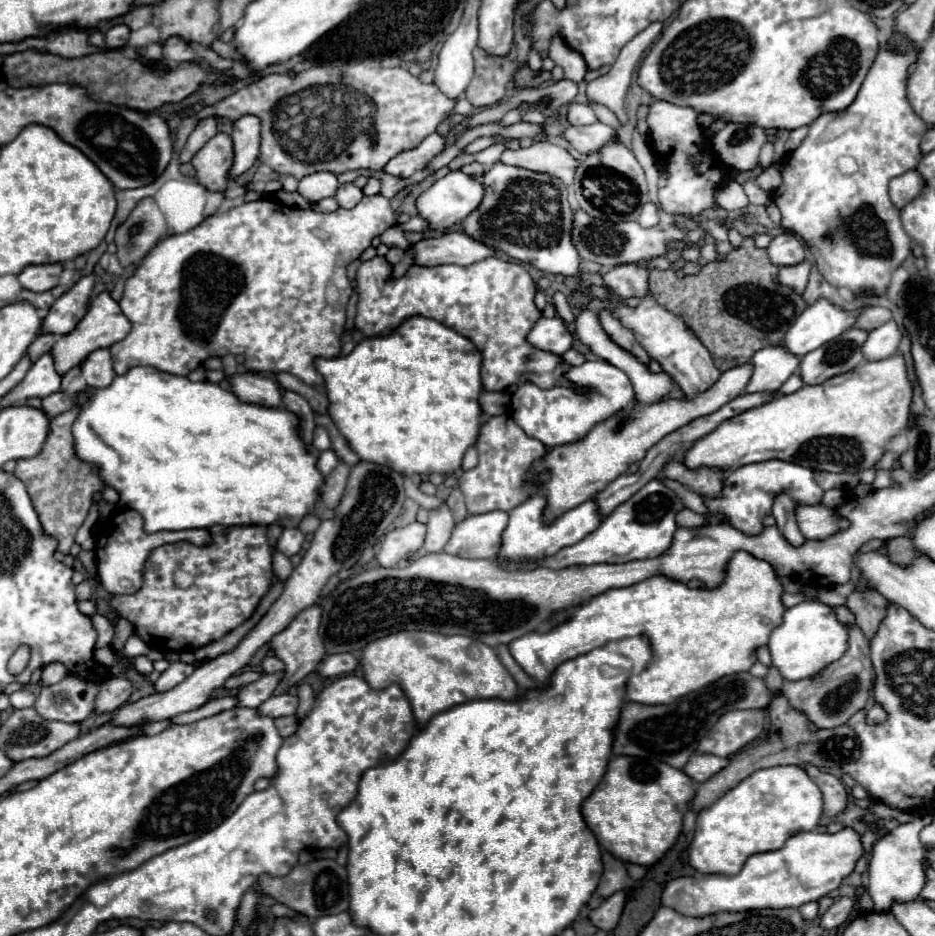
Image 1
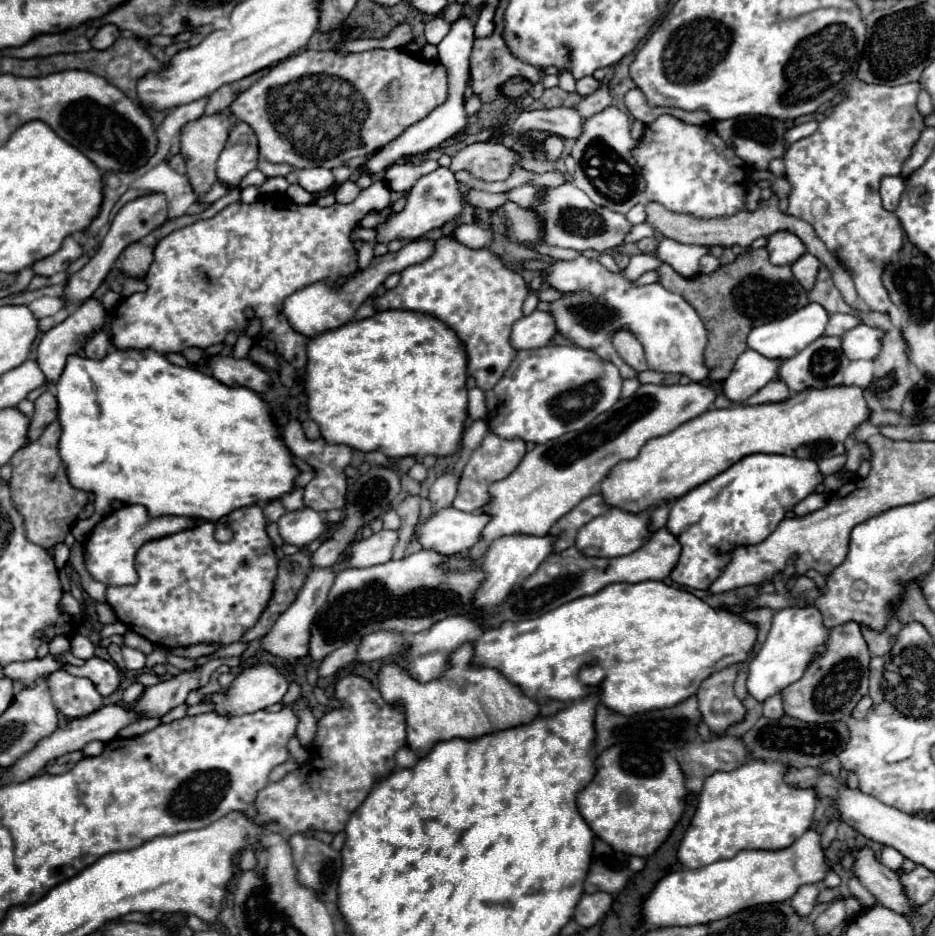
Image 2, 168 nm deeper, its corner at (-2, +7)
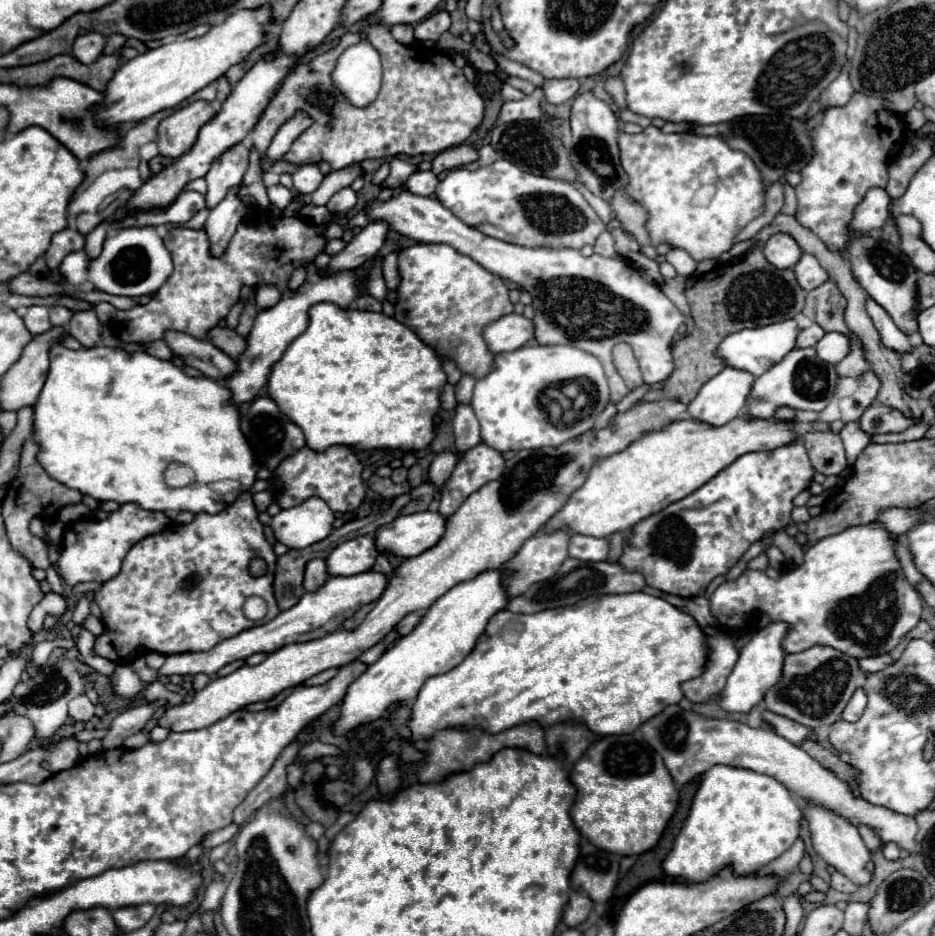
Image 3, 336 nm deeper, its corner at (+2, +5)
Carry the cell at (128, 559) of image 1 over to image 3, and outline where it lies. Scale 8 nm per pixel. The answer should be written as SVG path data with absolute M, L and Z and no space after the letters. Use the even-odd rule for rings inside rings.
M132 503L122 505L118 511L110 513L106 519L74 521L64 531L56 571L68 585L76 585L82 581L106 583L108 579L116 577L116 573L120 573L122 559L132 545L136 545L140 539L144 539L152 533L160 533L168 523L170 523L170 519L166 517L166 513L146 511Z

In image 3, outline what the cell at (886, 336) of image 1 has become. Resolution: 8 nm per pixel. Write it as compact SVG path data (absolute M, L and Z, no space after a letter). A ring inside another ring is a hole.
M826 333L818 343L816 343L816 355L826 361L836 365L838 361L842 361L848 351L850 351L850 341L846 335L842 333Z

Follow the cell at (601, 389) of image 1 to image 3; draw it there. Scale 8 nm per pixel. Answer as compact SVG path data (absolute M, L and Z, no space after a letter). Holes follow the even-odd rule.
M532 345L494 355L492 371L486 377L476 379L470 405L480 421L482 443L500 453L558 447L594 427L596 417L608 405L608 383L604 369L594 355L570 345ZM580 377L588 383L584 387L584 407L576 413L578 417L570 421L562 417L558 421L550 421L550 413L542 405L542 393L552 385L562 385ZM488 421L492 421L492 425L488 425Z

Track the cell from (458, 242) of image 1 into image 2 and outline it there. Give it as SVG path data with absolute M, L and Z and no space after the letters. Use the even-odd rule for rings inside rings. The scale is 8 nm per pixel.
M416 239L416 241L410 241L406 243L400 251L396 253L386 253L382 257L374 257L370 267L364 269L364 271L358 271L352 279L348 279L342 287L338 289L330 289L328 285L324 283L314 283L314 285L308 285L296 293L292 293L286 301L284 301L284 309L282 313L286 315L288 323L292 325L292 329L296 329L298 333L306 335L306 337L316 337L320 333L326 333L326 331L332 331L332 329L338 329L342 325L346 325L348 321L354 319L354 313L356 309L368 299L374 295L374 291L384 283L384 279L390 275L390 273L400 273L402 269L410 267L410 265L418 265L422 261L426 261L428 257L434 255L434 241L430 239Z

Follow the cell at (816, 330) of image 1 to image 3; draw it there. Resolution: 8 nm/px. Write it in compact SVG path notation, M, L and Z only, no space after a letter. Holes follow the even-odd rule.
M794 319L766 325L766 327L758 327L758 329L742 329L738 333L732 333L726 339L722 339L718 343L714 355L720 361L726 361L728 367L748 371L750 375L758 377L760 373L764 373L768 367L772 367L776 361L780 361L786 353L790 353L794 349L794 341L796 341L798 331L800 329L798 329L798 323Z

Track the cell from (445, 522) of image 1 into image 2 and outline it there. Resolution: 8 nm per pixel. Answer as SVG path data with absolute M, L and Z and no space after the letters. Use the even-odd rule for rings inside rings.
M446 473L434 481L434 485L430 487L430 497L428 497L430 505L432 505L432 513L452 507L454 497L456 497L456 489L458 489L456 485L458 485L458 481L452 473Z

